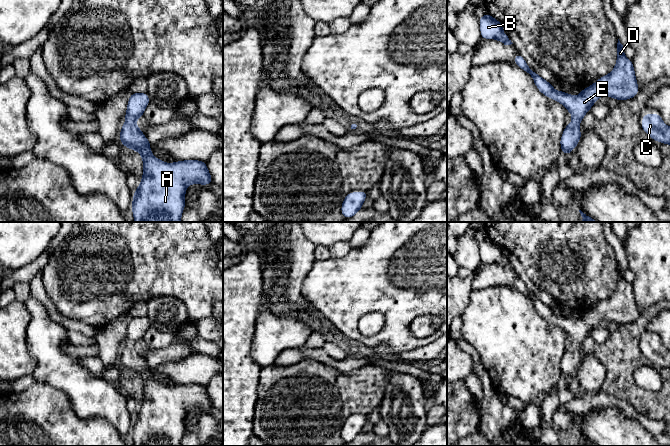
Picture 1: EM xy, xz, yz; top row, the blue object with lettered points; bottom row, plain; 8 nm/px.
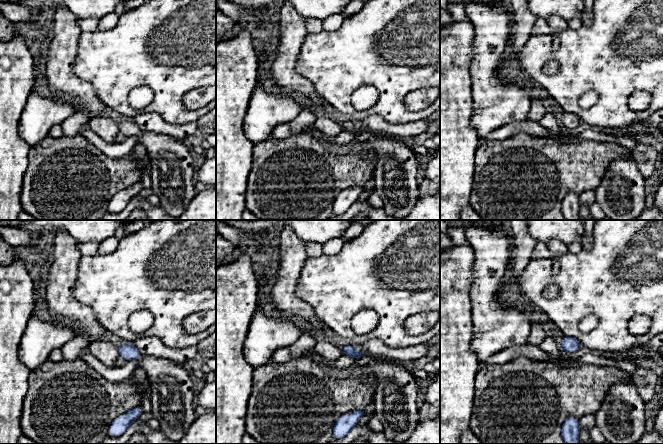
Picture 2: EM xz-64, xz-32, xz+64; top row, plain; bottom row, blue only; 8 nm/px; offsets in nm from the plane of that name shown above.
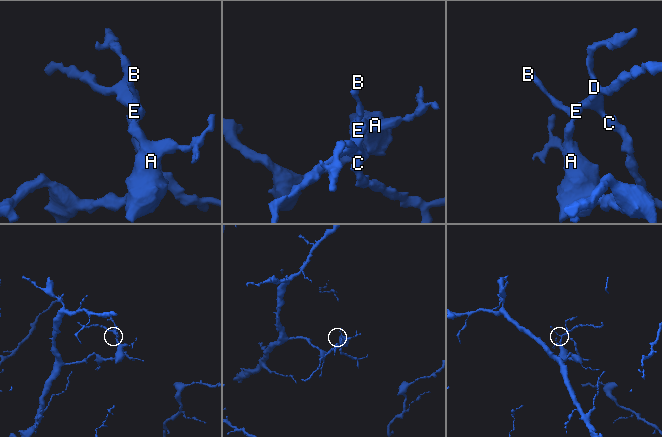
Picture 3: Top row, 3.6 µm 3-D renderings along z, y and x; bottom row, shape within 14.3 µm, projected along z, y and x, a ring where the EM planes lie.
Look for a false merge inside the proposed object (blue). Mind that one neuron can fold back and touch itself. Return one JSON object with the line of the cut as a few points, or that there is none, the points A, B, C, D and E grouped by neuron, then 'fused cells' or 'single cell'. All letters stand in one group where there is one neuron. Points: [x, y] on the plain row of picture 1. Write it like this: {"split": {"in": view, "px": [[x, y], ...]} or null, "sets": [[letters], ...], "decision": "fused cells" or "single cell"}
{"split": null, "sets": [["A", "B", "C", "D", "E"]], "decision": "single cell"}

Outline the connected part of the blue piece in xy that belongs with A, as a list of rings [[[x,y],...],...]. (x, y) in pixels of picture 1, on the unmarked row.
[[[146,316],[132,317],[128,323],[125,338],[126,346],[121,352],[119,363],[128,373],[140,377],[143,384],[143,400],[140,409],[134,415],[131,429],[134,446],[181,446],[185,429],[185,417],[190,408],[212,408],[212,401],[206,386],[199,384],[183,384],[174,387],[165,387],[153,380],[150,366],[139,353],[136,344],[143,340],[150,323]]]

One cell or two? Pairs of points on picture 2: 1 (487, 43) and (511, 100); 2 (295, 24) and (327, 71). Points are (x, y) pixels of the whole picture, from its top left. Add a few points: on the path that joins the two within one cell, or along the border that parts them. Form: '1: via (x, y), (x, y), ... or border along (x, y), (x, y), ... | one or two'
1: via (487, 57), (487, 77), (497, 87) | one
2: border along (308, 33), (296, 61) | two

